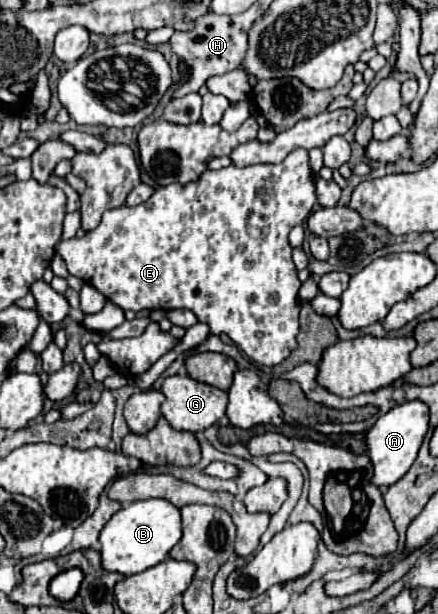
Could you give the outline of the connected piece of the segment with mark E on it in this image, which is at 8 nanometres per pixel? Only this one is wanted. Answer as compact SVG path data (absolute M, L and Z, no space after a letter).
M295 149L277 165L229 165L219 171L205 171L195 183L159 187L137 207L123 205L105 211L97 229L81 239L61 241L57 253L67 263L69 275L93 285L121 309L191 309L201 323L211 327L213 335L227 333L257 365L275 367L295 351L299 335L301 281L297 279L287 235L307 219L315 203L315 177L311 175L309 153Z

